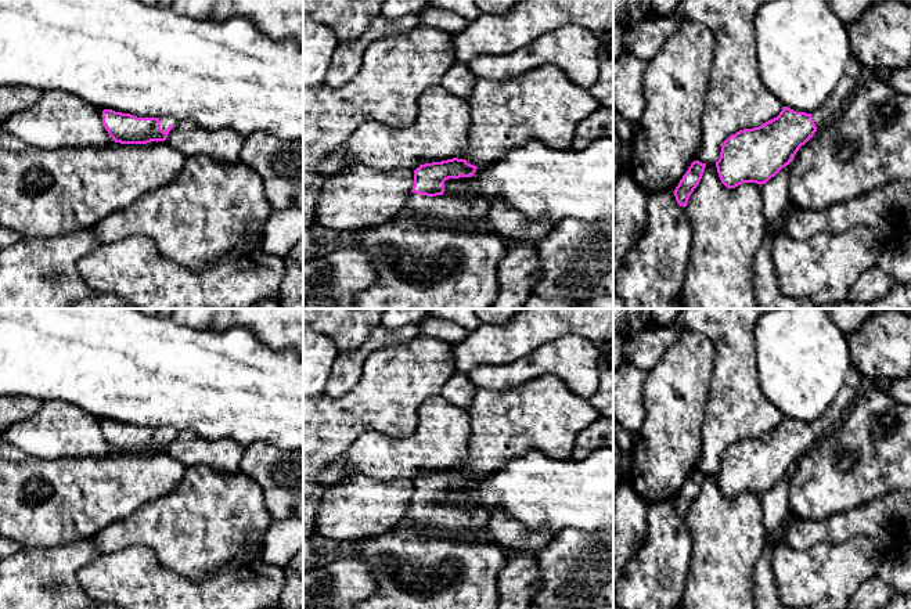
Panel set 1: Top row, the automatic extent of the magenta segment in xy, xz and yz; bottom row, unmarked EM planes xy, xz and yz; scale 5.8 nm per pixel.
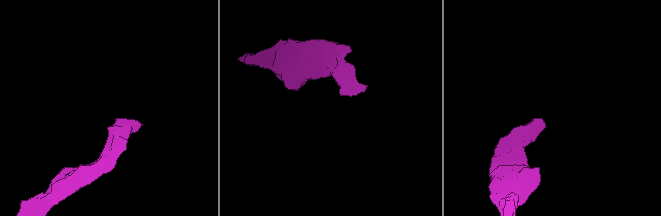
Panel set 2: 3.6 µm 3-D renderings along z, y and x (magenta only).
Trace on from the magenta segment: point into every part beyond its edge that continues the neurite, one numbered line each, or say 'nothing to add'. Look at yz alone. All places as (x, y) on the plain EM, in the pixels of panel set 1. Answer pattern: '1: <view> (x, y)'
1: yz (836, 411)

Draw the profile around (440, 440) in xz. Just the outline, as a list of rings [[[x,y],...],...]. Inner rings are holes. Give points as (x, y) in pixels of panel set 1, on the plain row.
[[[442,396],[428,399],[420,407],[418,426],[411,436],[390,439],[377,430],[363,433],[316,482],[335,486],[348,472],[378,480],[415,480],[425,473],[465,469],[471,429],[467,410]]]

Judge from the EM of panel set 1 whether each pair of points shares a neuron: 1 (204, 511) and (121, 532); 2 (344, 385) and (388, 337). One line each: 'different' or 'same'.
1: same
2: same

